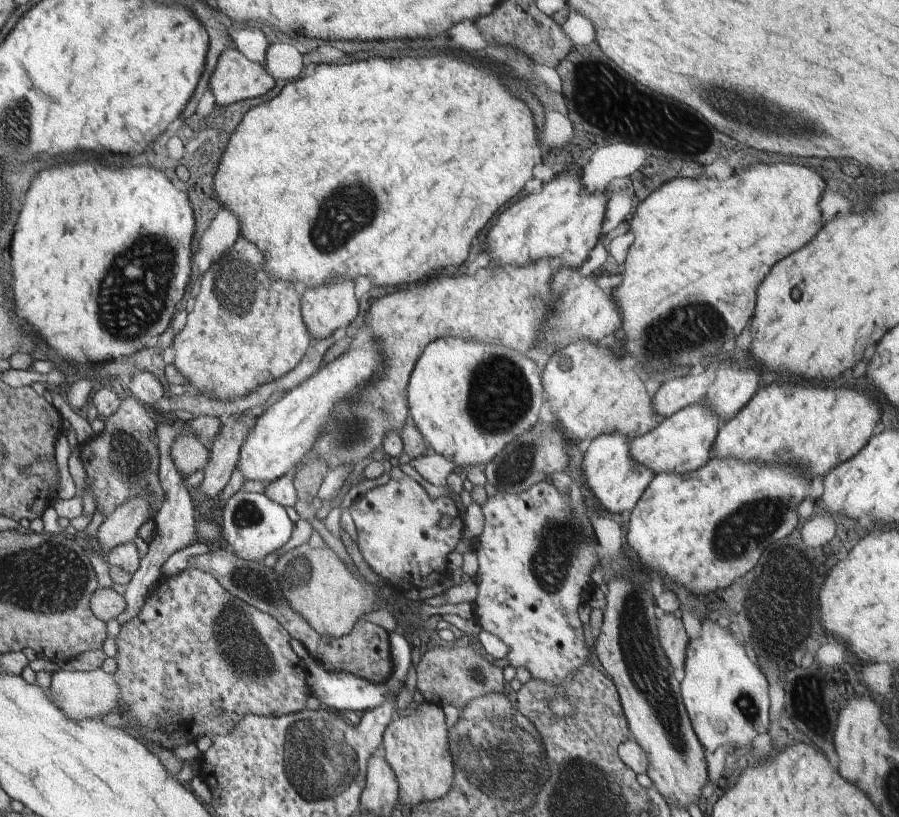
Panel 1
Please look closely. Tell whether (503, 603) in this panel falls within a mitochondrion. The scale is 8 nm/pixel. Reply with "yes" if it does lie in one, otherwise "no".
no

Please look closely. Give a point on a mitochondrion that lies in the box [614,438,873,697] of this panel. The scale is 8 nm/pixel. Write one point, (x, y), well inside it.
(741, 534)

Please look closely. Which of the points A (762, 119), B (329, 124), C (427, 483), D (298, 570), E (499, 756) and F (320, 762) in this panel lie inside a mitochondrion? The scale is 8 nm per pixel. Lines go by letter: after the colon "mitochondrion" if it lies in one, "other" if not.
A: mitochondrion
B: other
C: other
D: mitochondrion
E: mitochondrion
F: mitochondrion

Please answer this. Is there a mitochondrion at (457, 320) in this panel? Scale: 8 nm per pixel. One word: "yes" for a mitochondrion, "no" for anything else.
no

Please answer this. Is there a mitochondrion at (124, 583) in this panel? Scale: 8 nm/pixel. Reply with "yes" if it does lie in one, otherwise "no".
no

